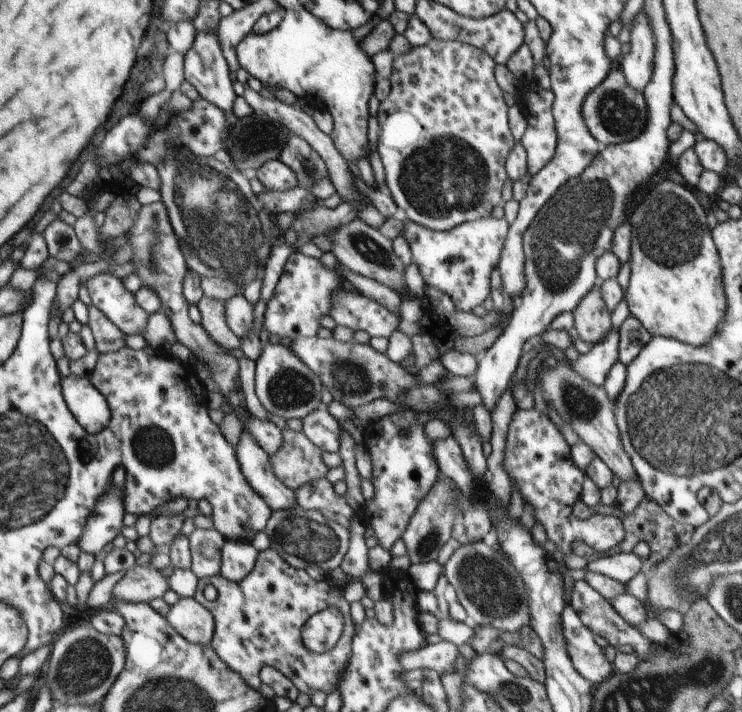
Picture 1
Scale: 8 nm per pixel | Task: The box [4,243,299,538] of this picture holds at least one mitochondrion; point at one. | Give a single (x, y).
(152, 445)

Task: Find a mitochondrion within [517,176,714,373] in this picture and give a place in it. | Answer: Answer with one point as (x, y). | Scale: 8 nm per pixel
(668, 227)

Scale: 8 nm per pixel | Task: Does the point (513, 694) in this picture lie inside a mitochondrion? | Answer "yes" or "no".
yes

